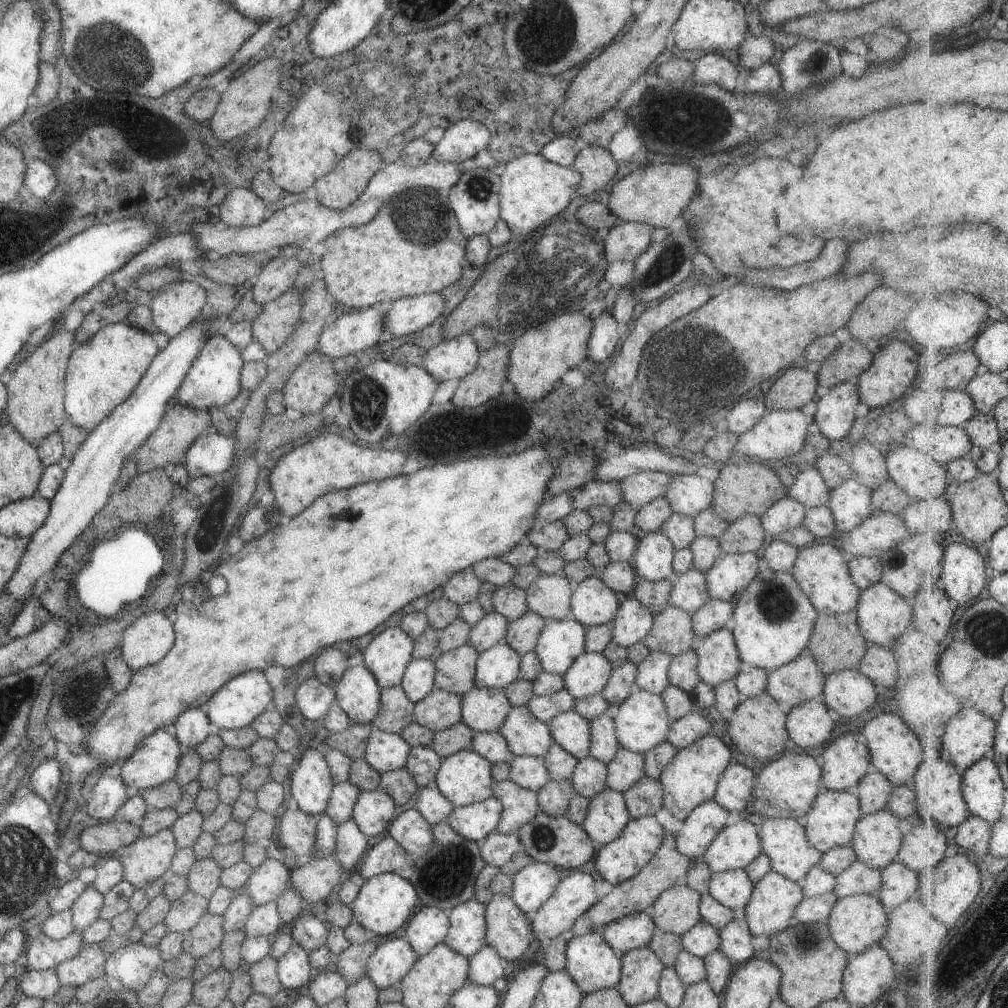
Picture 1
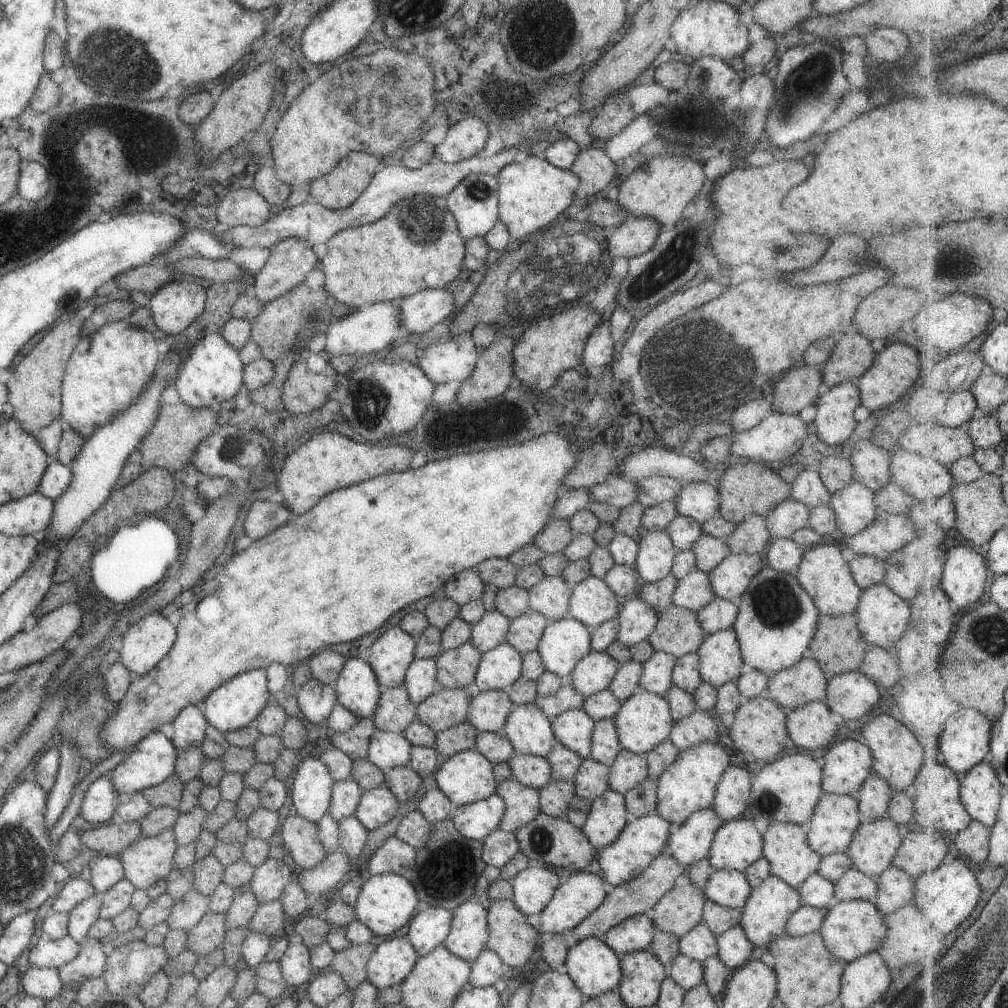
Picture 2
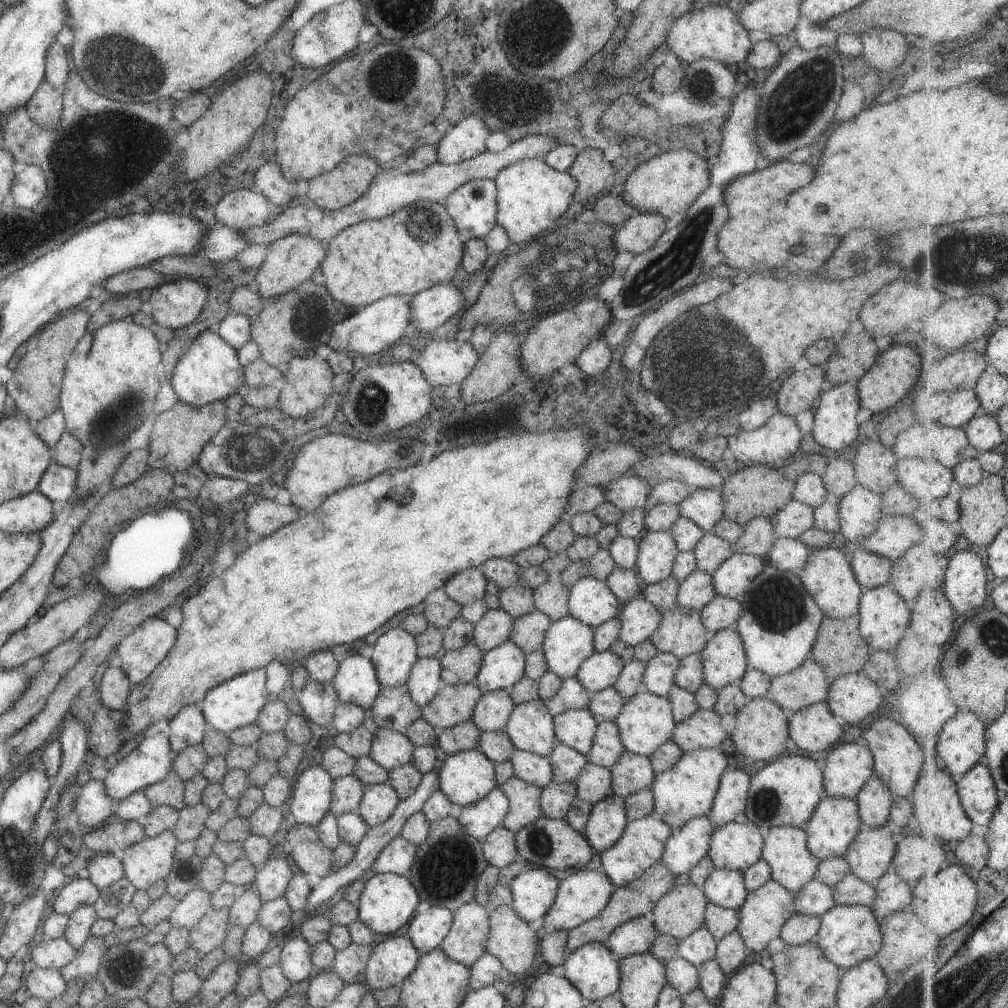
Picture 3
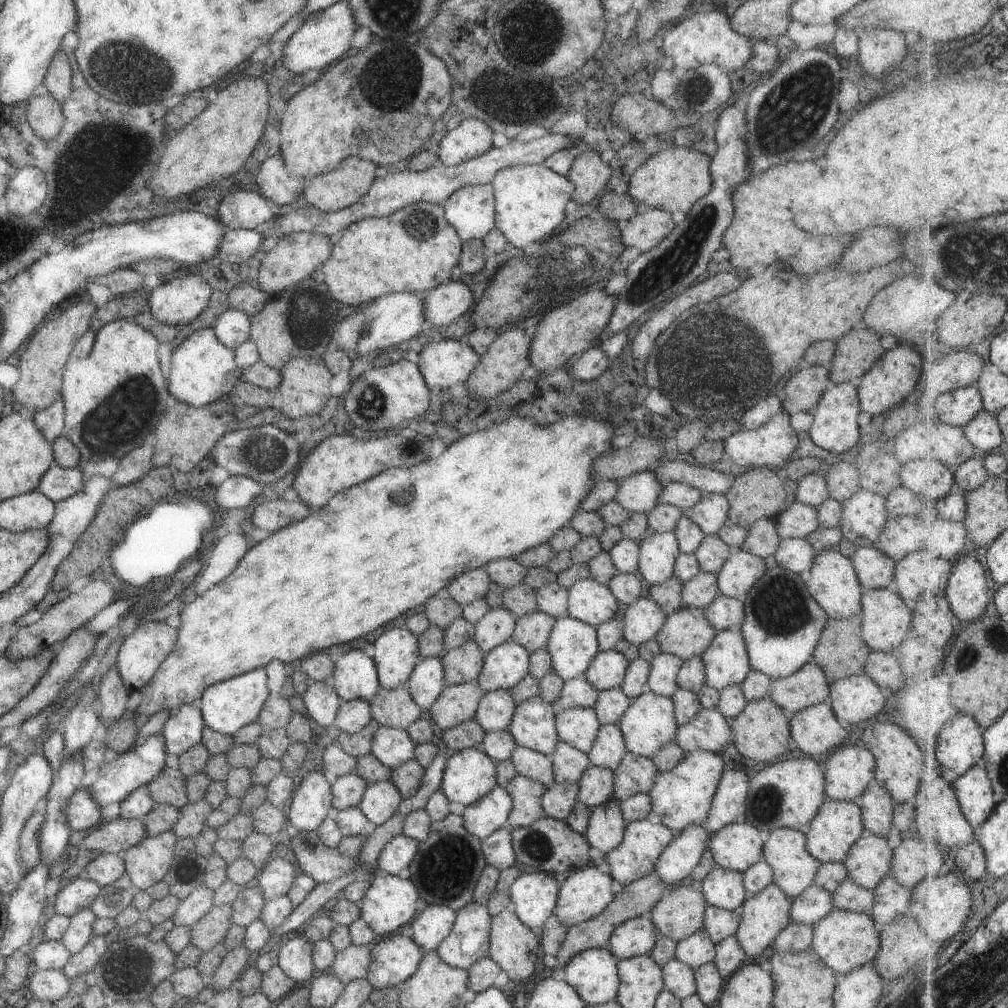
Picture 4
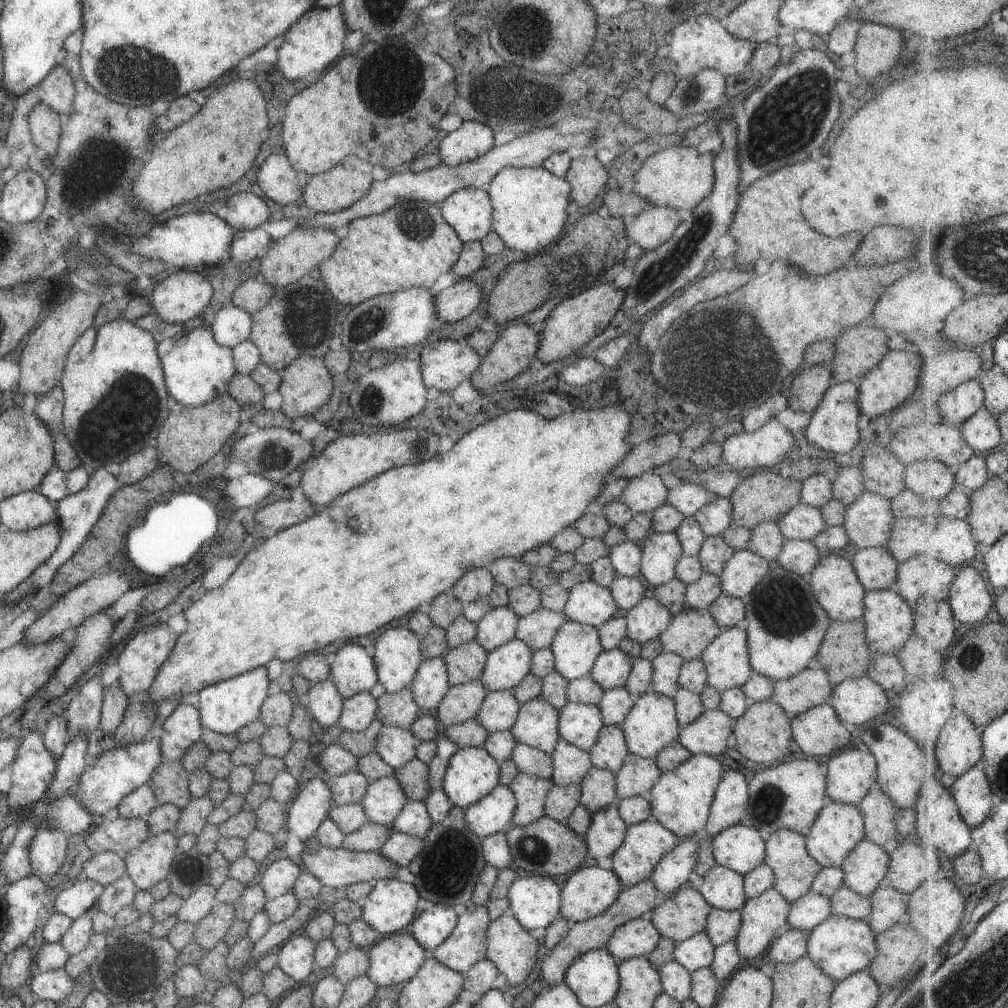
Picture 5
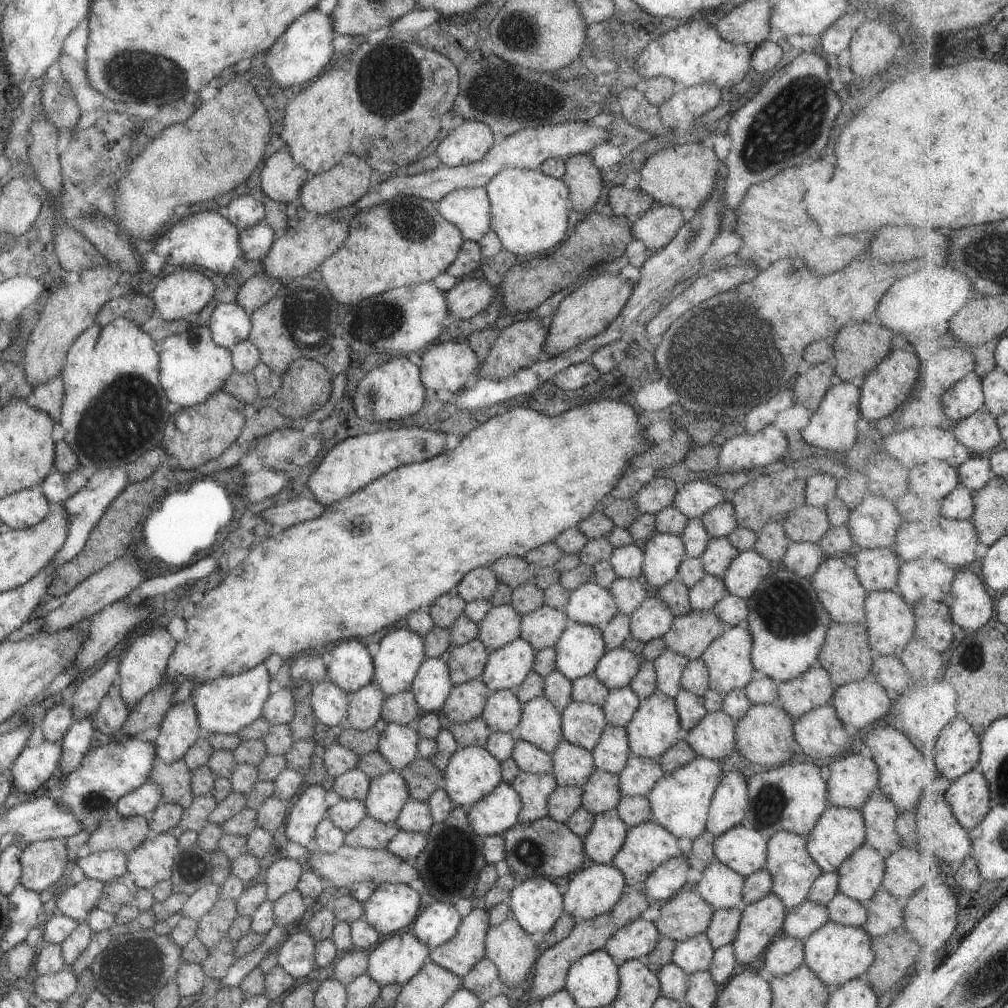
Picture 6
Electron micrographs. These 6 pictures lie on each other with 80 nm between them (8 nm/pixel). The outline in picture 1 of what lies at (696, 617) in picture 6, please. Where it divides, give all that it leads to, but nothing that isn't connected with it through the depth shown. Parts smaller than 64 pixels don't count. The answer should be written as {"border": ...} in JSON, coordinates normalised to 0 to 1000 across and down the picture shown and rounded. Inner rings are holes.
{"border":[[[662,600],[647,612],[647,620],[644,627],[635,635],[644,646],[658,646],[663,650],[673,650],[686,644],[686,634],[688,633],[685,609],[675,603]]]}

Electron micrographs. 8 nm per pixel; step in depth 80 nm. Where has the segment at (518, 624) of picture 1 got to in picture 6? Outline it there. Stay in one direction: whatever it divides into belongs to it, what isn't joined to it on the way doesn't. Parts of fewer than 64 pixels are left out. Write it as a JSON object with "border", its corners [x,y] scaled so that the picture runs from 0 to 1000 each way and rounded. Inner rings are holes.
{"border":[[[538,599],[516,613],[515,632],[525,637],[531,646],[549,642],[563,617],[559,604],[549,604]]]}

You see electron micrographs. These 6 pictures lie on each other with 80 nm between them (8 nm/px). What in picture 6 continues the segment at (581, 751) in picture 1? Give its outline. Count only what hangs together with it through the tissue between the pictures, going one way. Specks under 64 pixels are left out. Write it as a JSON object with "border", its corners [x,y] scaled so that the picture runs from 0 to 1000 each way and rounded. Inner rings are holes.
{"border":[[[566,695],[556,707],[557,730],[562,736],[586,745],[601,717],[596,700]]]}

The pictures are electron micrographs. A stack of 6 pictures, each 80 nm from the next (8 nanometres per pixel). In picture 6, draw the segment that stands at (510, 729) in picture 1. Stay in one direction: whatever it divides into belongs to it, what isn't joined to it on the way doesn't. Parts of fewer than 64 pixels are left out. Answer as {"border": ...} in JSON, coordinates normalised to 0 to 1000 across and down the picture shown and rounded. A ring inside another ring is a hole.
{"border":[[[535,689],[518,698],[515,716],[505,728],[511,735],[521,734],[535,744],[548,747],[559,734],[556,707],[541,690]]]}

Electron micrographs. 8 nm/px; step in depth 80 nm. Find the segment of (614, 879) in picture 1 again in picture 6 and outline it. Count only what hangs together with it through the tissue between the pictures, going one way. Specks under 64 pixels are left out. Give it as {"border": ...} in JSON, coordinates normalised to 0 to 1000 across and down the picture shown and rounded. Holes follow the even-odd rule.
{"border":[[[641,814],[628,821],[623,821],[616,842],[606,853],[606,859],[618,867],[621,879],[635,878],[660,853],[672,851],[674,847],[678,847],[678,842],[679,837],[672,830],[667,829],[662,823],[658,823],[656,819],[652,819],[647,814]]]}

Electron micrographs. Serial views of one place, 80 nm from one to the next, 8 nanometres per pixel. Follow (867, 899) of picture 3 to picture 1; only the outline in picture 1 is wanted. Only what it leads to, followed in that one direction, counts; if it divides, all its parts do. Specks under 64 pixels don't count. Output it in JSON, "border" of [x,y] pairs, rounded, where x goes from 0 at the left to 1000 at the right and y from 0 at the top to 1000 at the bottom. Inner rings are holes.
{"border":[[[850,853],[827,869],[825,884],[829,891],[840,888],[866,887],[873,878],[873,863],[859,860]]]}

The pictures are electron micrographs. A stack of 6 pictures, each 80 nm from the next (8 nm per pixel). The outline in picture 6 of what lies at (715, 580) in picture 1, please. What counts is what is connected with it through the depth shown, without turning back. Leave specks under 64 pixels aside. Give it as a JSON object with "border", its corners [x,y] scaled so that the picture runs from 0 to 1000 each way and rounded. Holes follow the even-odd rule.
{"border":[[[745,545],[733,548],[725,556],[715,575],[720,588],[741,595],[763,569],[765,560]]]}

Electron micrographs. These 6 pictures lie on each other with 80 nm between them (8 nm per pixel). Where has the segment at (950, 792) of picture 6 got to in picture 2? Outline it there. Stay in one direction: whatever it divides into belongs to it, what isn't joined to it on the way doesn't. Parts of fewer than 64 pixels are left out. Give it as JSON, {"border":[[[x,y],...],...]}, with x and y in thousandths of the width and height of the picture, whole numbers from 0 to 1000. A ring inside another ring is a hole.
{"border":[[[974,756],[954,770],[952,775],[953,796],[964,813],[983,822],[992,810],[993,796],[998,786],[989,765],[982,756]]]}

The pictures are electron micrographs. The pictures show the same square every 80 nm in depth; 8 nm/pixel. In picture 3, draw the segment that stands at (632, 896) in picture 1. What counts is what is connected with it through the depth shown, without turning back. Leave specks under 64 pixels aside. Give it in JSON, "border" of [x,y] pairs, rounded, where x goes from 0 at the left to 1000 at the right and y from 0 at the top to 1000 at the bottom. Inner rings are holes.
{"border":[[[653,854],[627,875],[620,877],[620,879],[612,880],[594,907],[590,907],[585,913],[571,918],[568,922],[562,925],[561,942],[566,945],[580,937],[596,937],[596,935],[600,935],[600,931],[603,931],[608,923],[612,922],[612,919],[628,911],[640,909],[641,906],[648,902],[654,891],[667,882],[669,871],[670,869],[666,865],[662,865],[660,859],[656,859],[656,855]]]}

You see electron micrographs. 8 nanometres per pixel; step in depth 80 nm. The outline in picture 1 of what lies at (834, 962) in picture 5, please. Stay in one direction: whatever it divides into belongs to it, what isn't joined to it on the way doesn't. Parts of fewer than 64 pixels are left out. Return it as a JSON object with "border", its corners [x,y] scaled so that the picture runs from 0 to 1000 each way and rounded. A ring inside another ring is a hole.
{"border":[[[865,887],[840,888],[828,894],[818,913],[827,938],[837,942],[841,948],[846,948],[861,938],[870,937],[878,925],[880,908],[874,896]]]}

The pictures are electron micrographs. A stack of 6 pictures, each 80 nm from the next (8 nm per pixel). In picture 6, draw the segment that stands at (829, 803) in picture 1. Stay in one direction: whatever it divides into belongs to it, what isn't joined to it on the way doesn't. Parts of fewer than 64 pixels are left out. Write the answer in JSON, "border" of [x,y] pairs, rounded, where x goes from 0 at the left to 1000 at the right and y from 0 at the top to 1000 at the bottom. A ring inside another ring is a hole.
{"border":[[[821,799],[799,830],[799,842],[814,866],[827,865],[852,839],[857,837],[857,815],[852,804]]]}

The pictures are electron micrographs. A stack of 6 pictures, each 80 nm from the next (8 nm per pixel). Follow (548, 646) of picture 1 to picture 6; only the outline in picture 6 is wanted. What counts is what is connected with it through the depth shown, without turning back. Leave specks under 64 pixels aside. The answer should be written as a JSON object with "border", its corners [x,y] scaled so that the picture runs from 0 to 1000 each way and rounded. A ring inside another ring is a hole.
{"border":[[[567,616],[563,617],[548,643],[552,652],[551,665],[564,676],[586,669],[594,653],[600,649],[597,626]]]}

